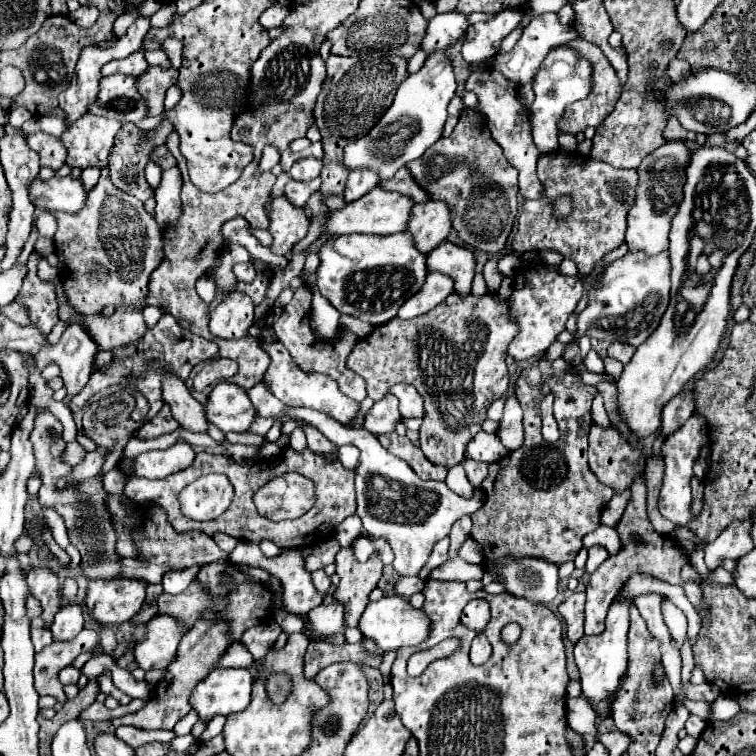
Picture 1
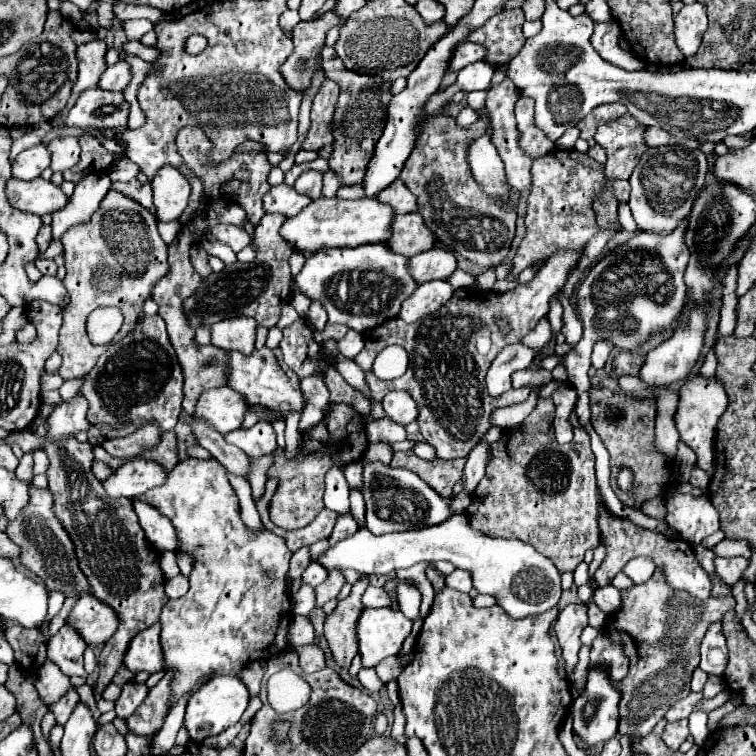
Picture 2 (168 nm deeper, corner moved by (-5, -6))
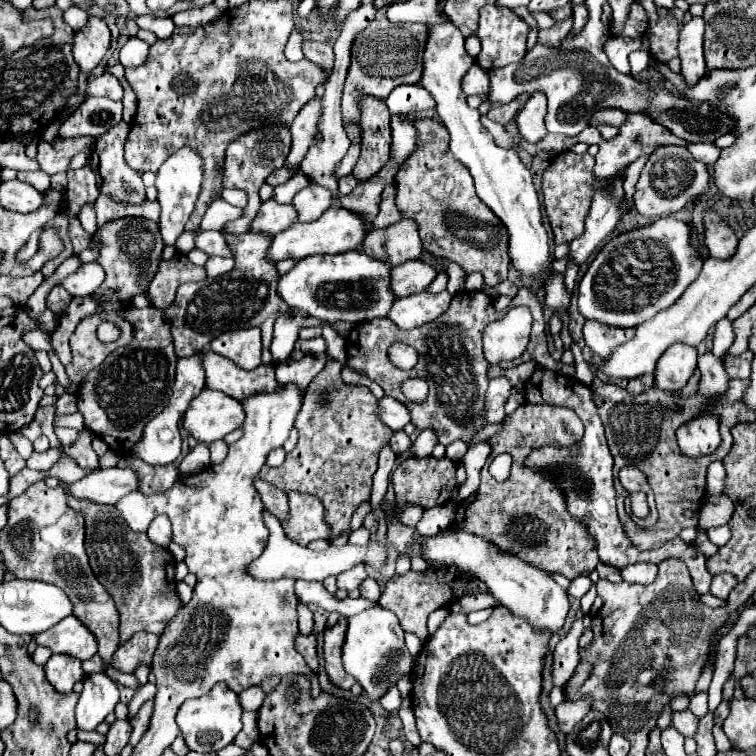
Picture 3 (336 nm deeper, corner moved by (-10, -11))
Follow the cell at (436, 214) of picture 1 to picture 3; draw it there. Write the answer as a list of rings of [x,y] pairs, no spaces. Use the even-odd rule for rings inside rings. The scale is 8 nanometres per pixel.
[[[403,218],[397,224],[391,224],[389,228],[383,228],[383,230],[373,228],[365,236],[361,250],[367,256],[383,260],[391,266],[399,266],[403,262],[417,260],[423,252],[423,246],[415,224]]]

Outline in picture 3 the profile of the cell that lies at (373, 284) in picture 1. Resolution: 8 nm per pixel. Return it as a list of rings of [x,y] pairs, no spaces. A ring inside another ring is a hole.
[[[359,250],[339,256],[307,256],[279,278],[279,296],[289,308],[297,308],[319,320],[361,324],[375,316],[387,316],[395,302],[389,290],[389,270],[389,264]]]

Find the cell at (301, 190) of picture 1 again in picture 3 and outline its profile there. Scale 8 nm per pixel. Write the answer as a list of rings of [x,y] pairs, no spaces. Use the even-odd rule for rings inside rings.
[[[267,200],[261,204],[255,220],[251,222],[251,232],[275,236],[289,228],[295,222],[295,208],[291,204],[275,204],[275,200]]]

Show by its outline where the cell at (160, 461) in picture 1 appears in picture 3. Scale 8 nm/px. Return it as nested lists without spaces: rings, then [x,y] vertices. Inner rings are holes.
[[[107,468],[91,472],[69,484],[69,494],[95,504],[115,504],[127,492],[135,492],[135,472],[131,468]]]

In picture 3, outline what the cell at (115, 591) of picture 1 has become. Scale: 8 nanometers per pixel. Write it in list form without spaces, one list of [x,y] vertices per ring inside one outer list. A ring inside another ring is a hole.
[[[69,616],[67,620],[61,620],[53,628],[41,632],[35,636],[35,642],[39,646],[47,646],[53,654],[67,654],[77,660],[89,660],[97,648],[95,648],[95,638],[79,620]]]

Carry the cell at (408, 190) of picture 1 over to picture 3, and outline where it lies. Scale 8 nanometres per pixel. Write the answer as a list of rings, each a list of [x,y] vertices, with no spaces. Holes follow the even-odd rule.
[[[389,184],[383,194],[381,194],[381,204],[379,204],[379,214],[373,222],[373,228],[387,228],[395,224],[401,218],[401,212],[395,206],[395,186]]]

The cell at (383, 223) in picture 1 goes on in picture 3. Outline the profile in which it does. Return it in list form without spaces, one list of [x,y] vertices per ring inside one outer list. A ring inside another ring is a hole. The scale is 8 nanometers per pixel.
[[[335,204],[313,224],[295,222],[287,230],[273,236],[271,246],[267,248],[267,260],[269,262],[279,262],[285,258],[301,260],[303,256],[313,256],[313,254],[341,254],[341,252],[349,252],[349,250],[359,250],[363,244],[363,236],[367,232],[369,232],[369,228],[363,224],[363,220],[359,216],[355,216],[353,212]]]

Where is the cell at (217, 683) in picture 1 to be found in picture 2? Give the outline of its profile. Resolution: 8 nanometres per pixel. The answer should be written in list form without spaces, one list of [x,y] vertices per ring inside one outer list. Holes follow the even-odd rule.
[[[216,675],[214,679],[204,683],[188,701],[184,725],[190,731],[190,739],[204,741],[206,737],[218,735],[228,727],[236,725],[248,707],[248,701],[250,701],[250,693],[246,691],[246,685],[242,683],[242,679],[234,675]]]

